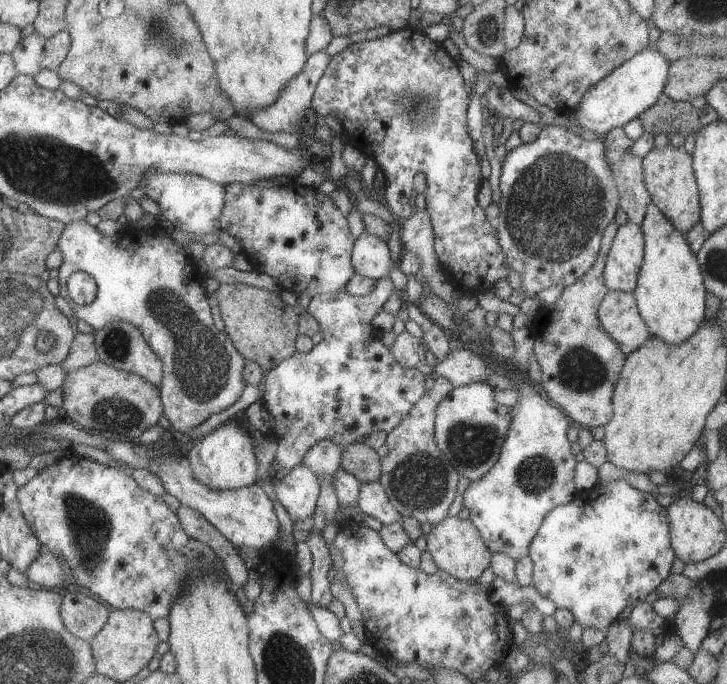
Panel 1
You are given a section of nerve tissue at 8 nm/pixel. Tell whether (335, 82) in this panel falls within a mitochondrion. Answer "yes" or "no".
no

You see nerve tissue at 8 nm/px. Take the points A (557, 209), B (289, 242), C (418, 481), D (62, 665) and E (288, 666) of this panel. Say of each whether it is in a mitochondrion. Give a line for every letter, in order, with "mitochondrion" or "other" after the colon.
A: mitochondrion
B: other
C: mitochondrion
D: mitochondrion
E: mitochondrion

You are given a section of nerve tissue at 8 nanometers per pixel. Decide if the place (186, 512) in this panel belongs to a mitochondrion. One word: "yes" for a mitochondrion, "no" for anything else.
no

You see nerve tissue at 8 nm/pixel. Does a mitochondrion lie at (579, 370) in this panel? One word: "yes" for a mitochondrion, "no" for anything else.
yes

